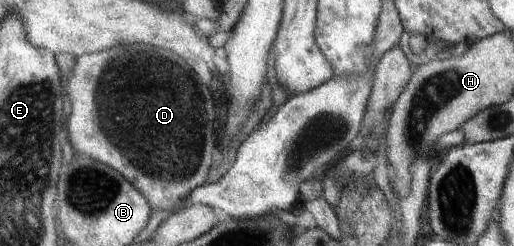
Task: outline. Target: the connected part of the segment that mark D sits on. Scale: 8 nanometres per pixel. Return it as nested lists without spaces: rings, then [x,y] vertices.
[[[147,44],[119,45],[107,51],[77,56],[65,92],[72,106],[65,129],[69,131],[67,136],[73,149],[120,171],[146,195],[151,213],[163,211],[175,215],[187,209],[186,199],[191,199],[195,190],[207,184],[213,151],[217,147],[217,135],[211,133],[215,131],[217,107],[195,69],[177,53]]]

